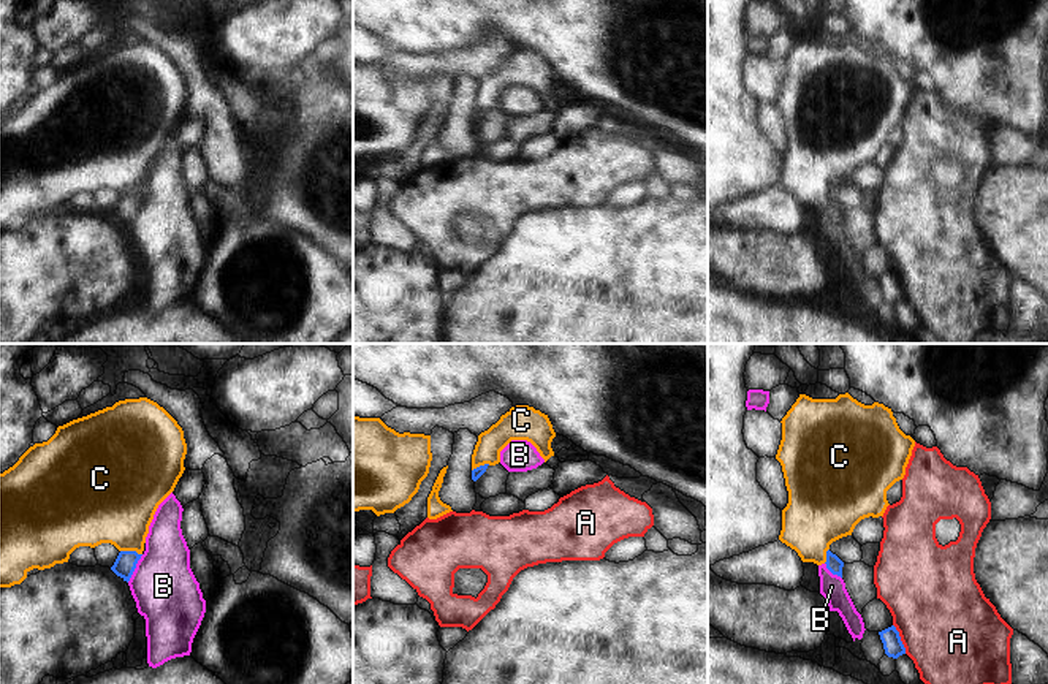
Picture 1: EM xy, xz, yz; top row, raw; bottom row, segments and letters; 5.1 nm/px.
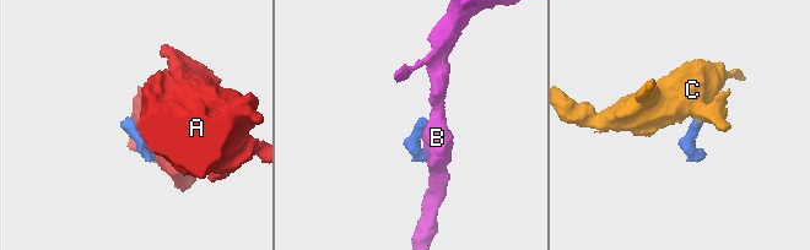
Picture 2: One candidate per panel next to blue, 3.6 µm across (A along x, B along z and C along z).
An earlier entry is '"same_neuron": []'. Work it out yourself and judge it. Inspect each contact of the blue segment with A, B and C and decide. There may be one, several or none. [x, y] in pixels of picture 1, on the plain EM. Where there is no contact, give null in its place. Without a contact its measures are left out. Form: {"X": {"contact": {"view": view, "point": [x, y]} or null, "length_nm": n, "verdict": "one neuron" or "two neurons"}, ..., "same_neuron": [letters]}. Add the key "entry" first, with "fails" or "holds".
{"entry": "fails", "A": {"contact": {"view": "yz", "point": [899, 284]}, "length_nm": 170, "verdict": "two neurons"}, "B": {"contact": {"view": "xy", "point": [135, 212]}, "length_nm": 170, "verdict": "two neurons"}, "C": {"contact": {"view": "xy", "point": [132, 197]}, "length_nm": 110, "verdict": "one neuron"}, "same_neuron": ["C"]}

